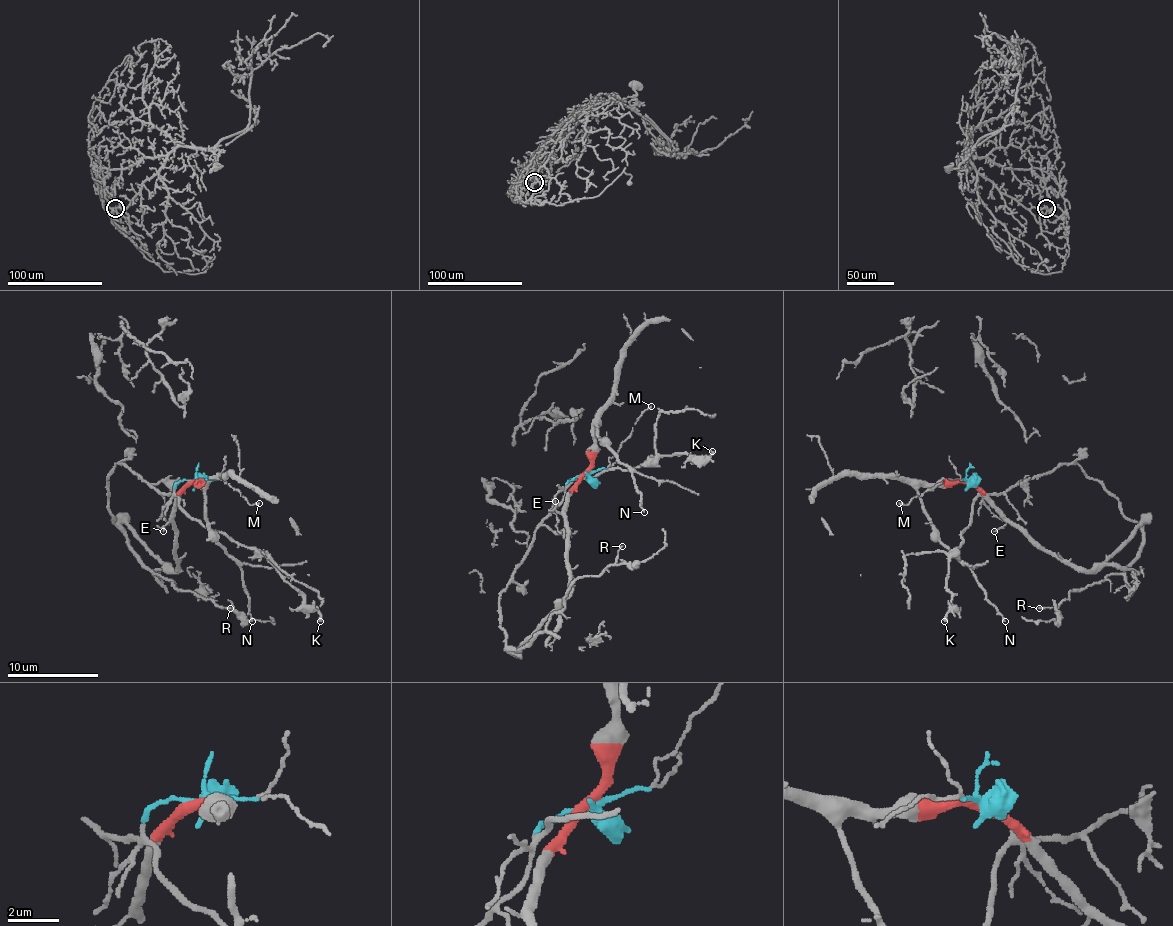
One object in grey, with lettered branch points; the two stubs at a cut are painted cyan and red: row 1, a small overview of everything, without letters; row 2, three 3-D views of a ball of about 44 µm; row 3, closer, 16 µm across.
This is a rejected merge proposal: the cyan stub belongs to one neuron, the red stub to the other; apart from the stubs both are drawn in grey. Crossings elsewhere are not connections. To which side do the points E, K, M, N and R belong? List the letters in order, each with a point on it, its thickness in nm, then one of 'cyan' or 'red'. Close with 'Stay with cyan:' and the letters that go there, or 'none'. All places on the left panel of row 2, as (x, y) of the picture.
E: place (163, 531); calibre 80 nm; red
K: place (320, 621); calibre 200 nm; cyan
M: place (259, 503); calibre 110 nm; cyan
N: place (252, 621); calibre 110 nm; red
R: place (230, 608); calibre 120 nm; cyan
Stay with cyan: K, M, R

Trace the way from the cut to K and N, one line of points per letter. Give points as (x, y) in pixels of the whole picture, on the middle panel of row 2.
K: (584, 476), (566, 485), (600, 471), (650, 464), (659, 455), (707, 458), (711, 451)
N: (584, 473), (593, 455), (595, 423), (600, 442), (634, 478), (643, 512)

